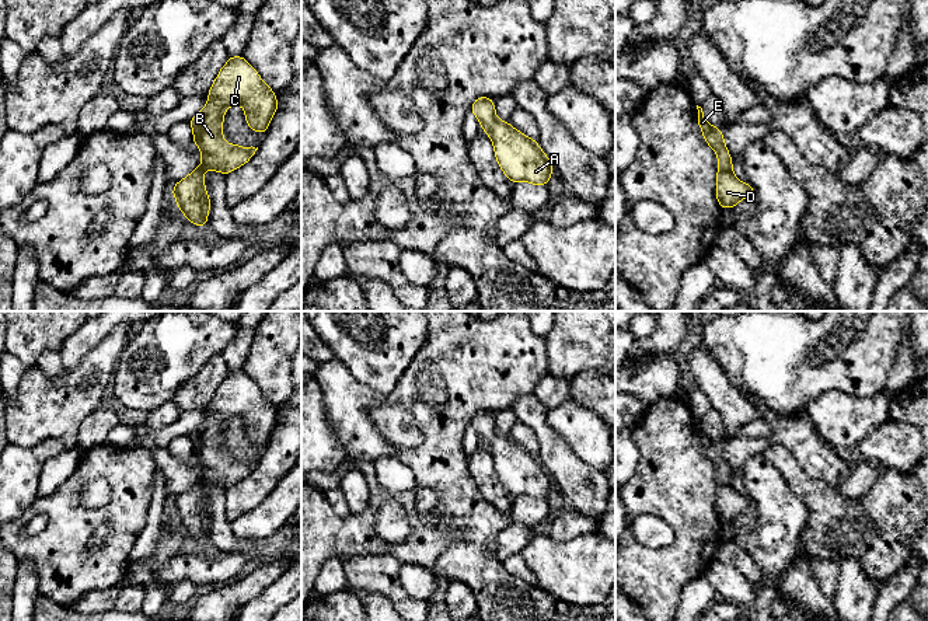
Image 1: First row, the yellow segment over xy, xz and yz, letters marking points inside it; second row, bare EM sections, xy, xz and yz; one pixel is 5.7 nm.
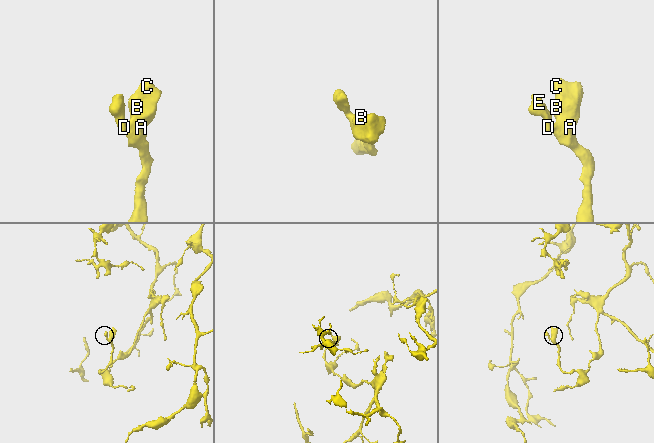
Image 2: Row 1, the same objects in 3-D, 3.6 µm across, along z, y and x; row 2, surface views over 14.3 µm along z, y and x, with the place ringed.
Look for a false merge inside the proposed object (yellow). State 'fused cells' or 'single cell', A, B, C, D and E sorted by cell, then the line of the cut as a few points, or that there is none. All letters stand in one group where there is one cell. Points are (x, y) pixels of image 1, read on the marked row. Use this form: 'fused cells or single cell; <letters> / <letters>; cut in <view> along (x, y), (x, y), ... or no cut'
single cell; A B C D E; no cut

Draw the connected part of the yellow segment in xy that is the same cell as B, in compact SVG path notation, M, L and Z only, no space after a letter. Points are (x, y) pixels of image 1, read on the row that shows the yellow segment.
M230 56L207 94L209 101L203 109L189 121L193 144L202 151L202 163L172 188L179 210L191 223L202 227L206 227L210 209L203 171L212 170L226 175L248 163L258 150L223 140L224 112L230 105L241 105L248 126L257 133L265 133L279 107L273 90L243 56Z

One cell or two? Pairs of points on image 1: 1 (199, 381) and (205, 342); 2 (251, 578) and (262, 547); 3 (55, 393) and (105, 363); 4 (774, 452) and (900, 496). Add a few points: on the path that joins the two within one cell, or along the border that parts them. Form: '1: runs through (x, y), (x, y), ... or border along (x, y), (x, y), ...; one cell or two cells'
1: border along (220, 352), (216, 352), (177, 391); two cells
2: border along (262, 561), (272, 564); two cells
3: runs through (67, 390), (93, 374); one cell
4: runs through (805, 484), (829, 508), (868, 508); one cell

